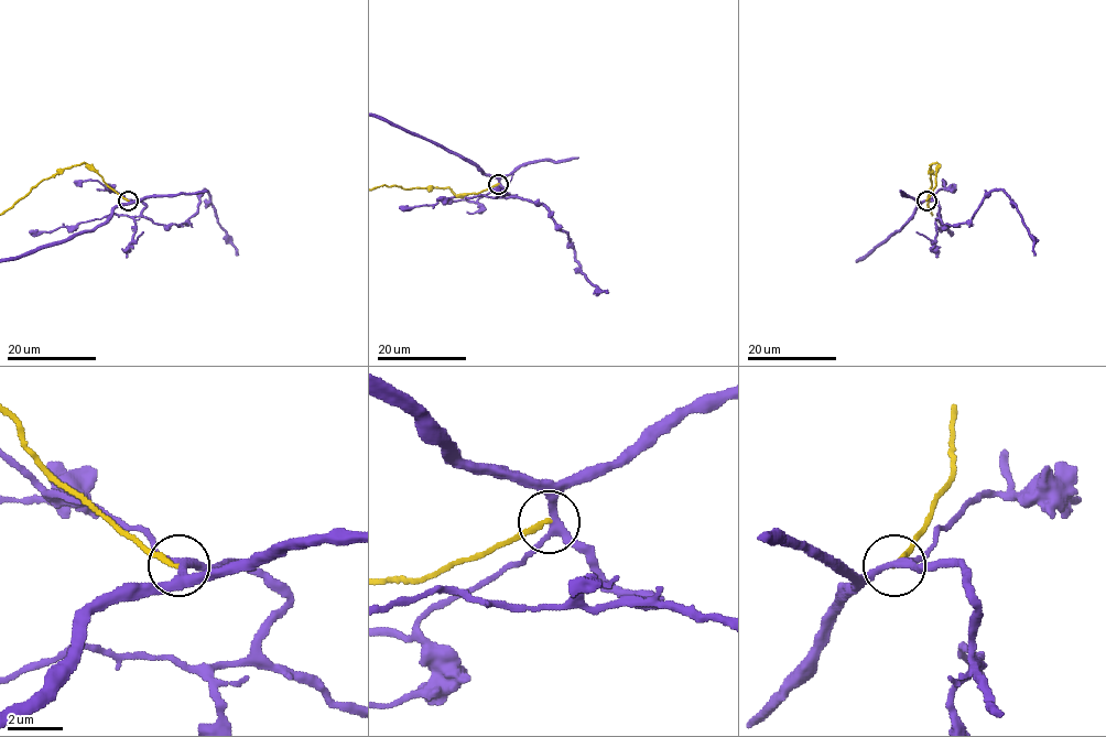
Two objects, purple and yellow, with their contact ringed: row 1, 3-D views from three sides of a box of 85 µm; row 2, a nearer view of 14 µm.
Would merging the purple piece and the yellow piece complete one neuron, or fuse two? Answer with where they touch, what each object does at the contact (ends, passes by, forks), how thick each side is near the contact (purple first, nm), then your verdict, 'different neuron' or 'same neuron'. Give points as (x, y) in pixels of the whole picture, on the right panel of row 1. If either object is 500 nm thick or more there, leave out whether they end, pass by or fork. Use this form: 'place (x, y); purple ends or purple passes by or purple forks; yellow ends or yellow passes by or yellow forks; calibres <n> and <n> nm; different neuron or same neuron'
place (926, 201); purple forks; yellow ends; calibres 240 and 190 nm; different neuron

